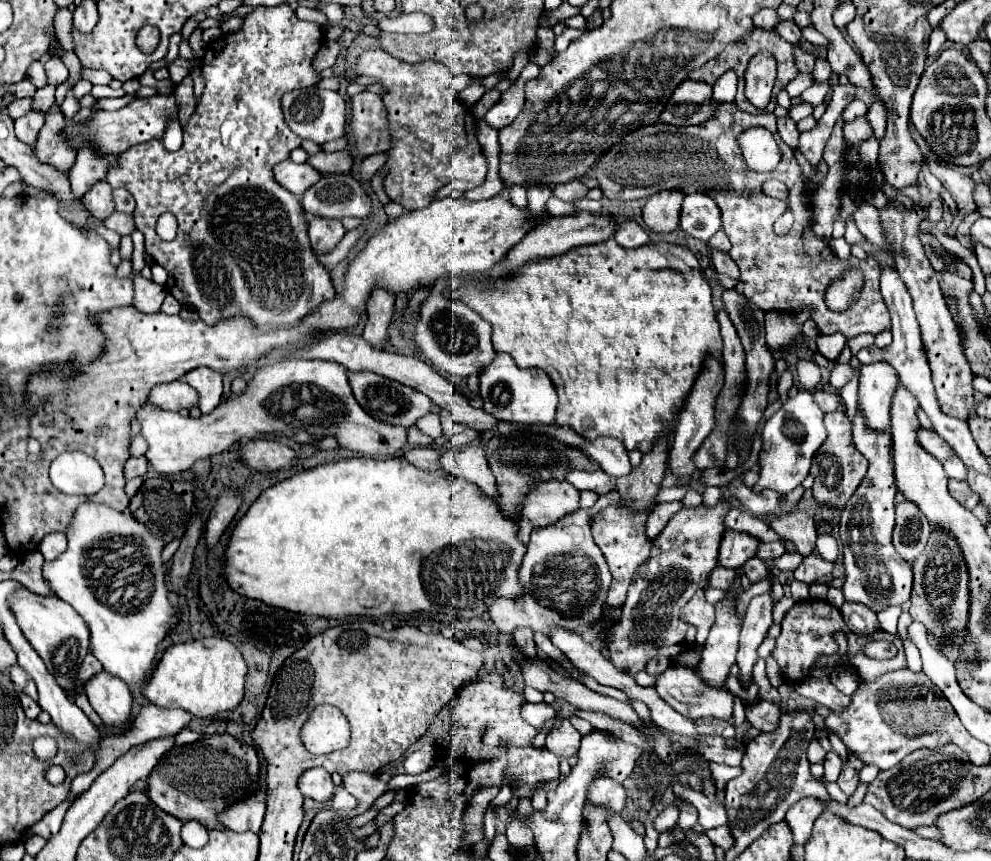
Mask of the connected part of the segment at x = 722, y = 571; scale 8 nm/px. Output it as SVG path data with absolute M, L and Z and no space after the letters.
M717 566L717 568L711 572L711 576L709 576L709 586L711 586L711 588L727 590L727 588L733 584L735 576L737 576L735 570L731 570L731 568L723 568L723 566Z

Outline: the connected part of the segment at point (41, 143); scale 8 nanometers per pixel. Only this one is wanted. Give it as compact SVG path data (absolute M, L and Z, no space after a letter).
M55 108L53 112L47 114L45 126L41 128L37 142L35 142L35 154L43 164L49 164L53 168L57 168L59 172L69 172L69 168L73 166L75 160L75 150L69 148L63 138L61 138L61 130L65 128L65 118L61 114L59 108Z

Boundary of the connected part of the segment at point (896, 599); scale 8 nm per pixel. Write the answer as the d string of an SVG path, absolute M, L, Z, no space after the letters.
M857 412L853 420L853 442L855 448L867 458L869 470L861 480L857 492L849 498L849 504L841 512L839 520L839 540L847 572L843 594L851 602L859 602L875 610L883 610L887 606L901 606L911 596L913 574L911 566L895 552L891 544L897 496L891 458L891 436L889 432L875 432L867 428L863 416Z

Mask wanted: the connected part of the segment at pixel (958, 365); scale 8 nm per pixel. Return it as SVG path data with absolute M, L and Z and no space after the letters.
M889 198L891 202L887 204L885 210L881 210L881 228L883 234L889 242L889 250L891 256L895 260L897 272L901 274L901 280L905 282L911 298L913 298L913 308L921 326L921 336L923 336L923 344L927 350L927 358L929 358L929 366L933 372L933 384L935 384L935 392L937 392L937 400L941 406L941 412L945 412L947 416L953 418L961 418L967 420L973 410L975 410L975 392L973 392L973 372L969 368L969 362L963 354L959 336L957 336L957 326L951 320L951 314L947 310L943 292L939 288L939 280L937 280L937 272L933 270L929 258L925 256L925 248L919 240L919 222L923 220L923 202L921 200L913 200L911 204L911 214L899 214L897 212L897 198Z

